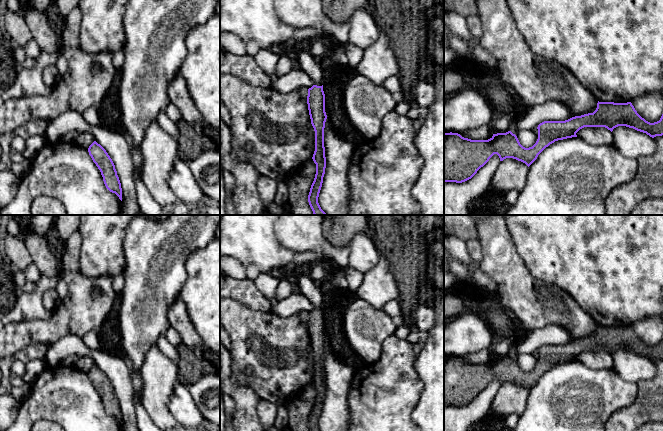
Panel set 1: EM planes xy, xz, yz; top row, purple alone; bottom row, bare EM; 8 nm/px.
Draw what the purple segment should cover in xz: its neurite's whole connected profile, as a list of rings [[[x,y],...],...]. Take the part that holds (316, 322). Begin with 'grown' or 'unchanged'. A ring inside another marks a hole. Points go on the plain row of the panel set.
unchanged; [[[313,309],[308,313],[307,328],[311,348],[315,355],[315,375],[312,383],[316,388],[316,398],[310,412],[308,426],[310,431],[320,431],[318,421],[326,392],[324,352],[327,339],[325,336],[325,318],[323,315],[323,309]]]

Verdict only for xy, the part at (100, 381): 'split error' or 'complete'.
complete

